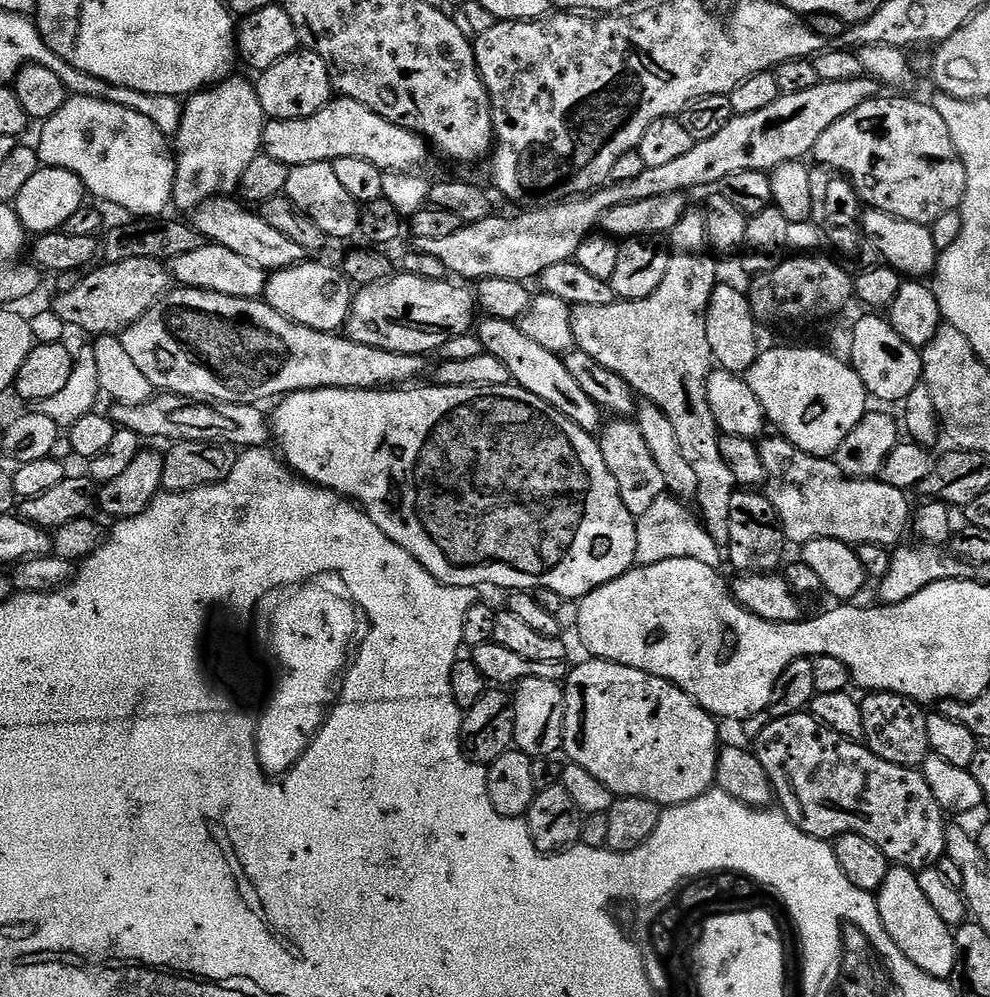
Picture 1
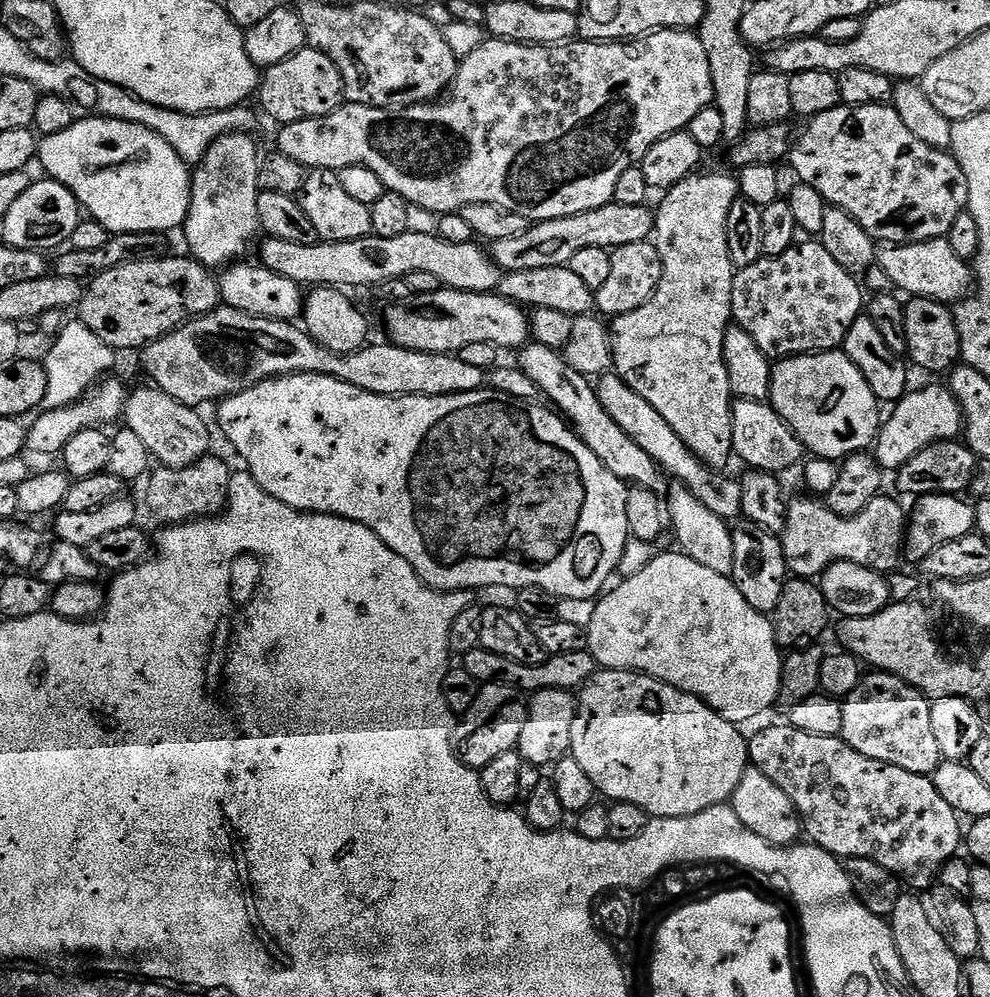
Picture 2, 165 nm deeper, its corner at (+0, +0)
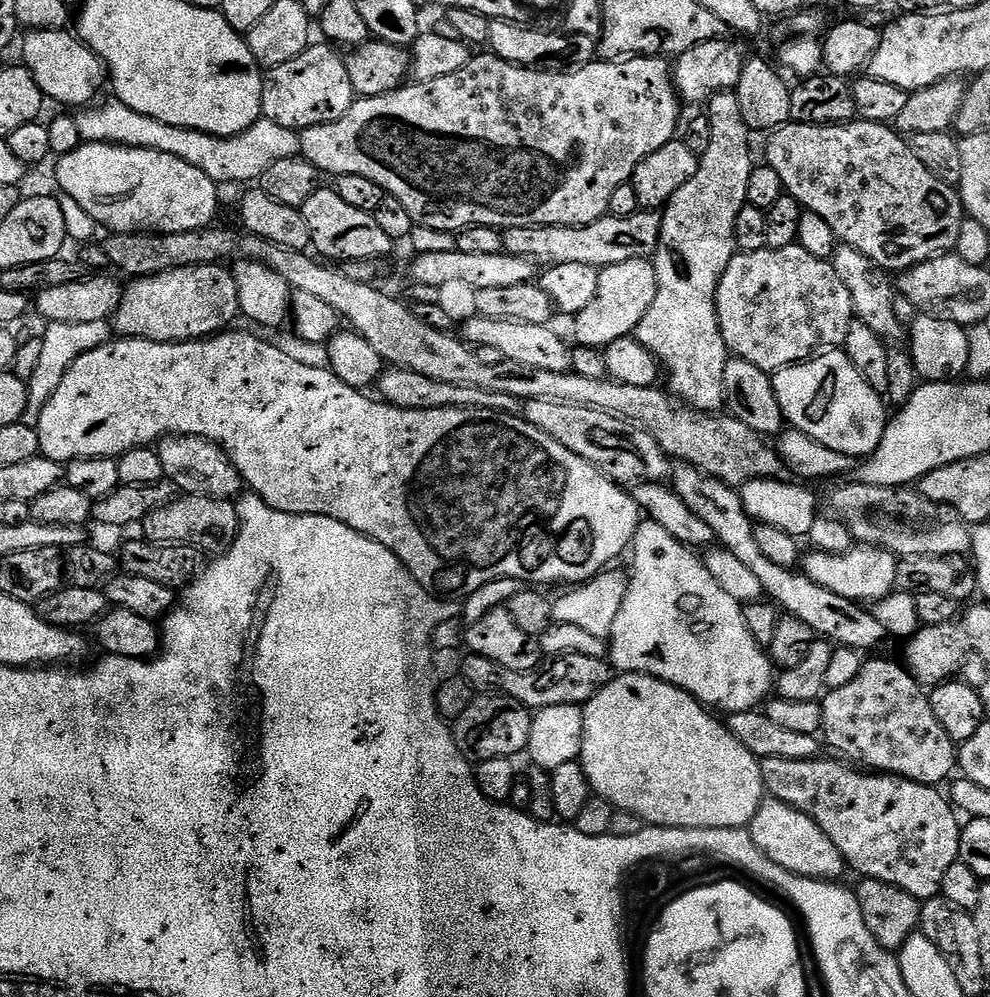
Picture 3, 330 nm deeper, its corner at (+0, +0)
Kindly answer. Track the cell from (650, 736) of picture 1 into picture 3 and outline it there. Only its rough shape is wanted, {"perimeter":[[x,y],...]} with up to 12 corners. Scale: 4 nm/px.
{"perimeter":[[688,692],[583,705],[593,793],[658,828],[748,828],[760,760]]}

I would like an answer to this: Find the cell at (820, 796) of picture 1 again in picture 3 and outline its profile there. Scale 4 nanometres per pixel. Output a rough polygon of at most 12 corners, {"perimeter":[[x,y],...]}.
{"perimeter":[[825,758],[760,760],[857,877],[921,902],[960,858],[930,784]]}

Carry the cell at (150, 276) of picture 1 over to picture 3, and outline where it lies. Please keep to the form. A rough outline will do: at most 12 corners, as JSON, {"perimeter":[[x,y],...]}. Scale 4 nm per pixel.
{"perimeter":[[223,263],[123,285],[115,335],[178,344],[240,316]]}

